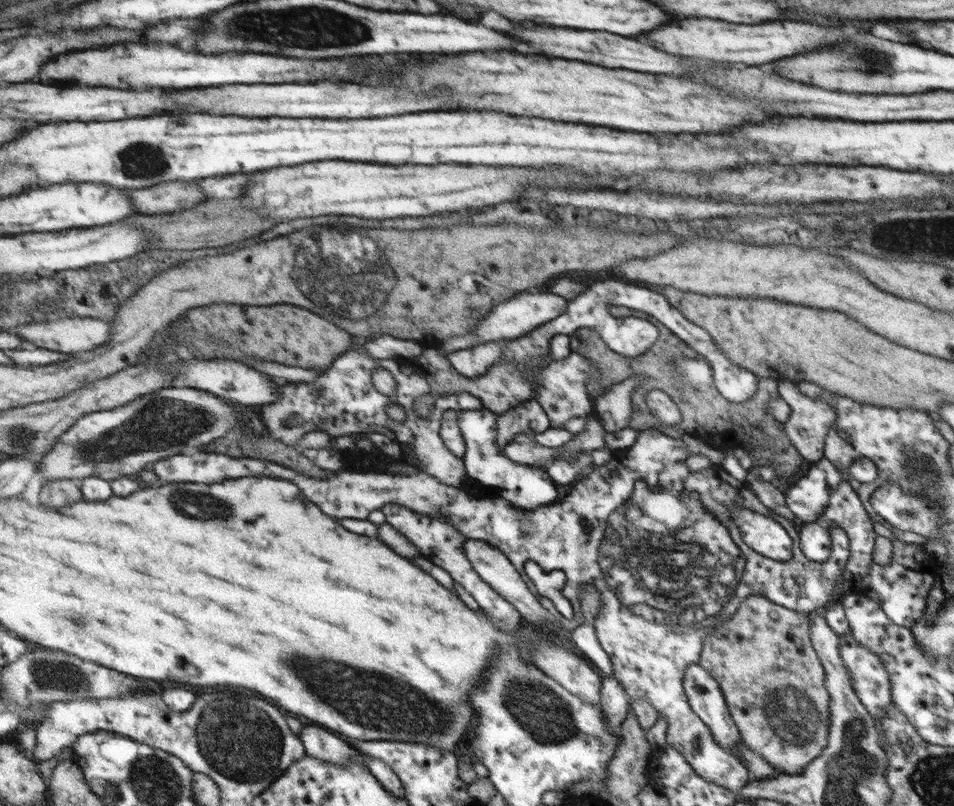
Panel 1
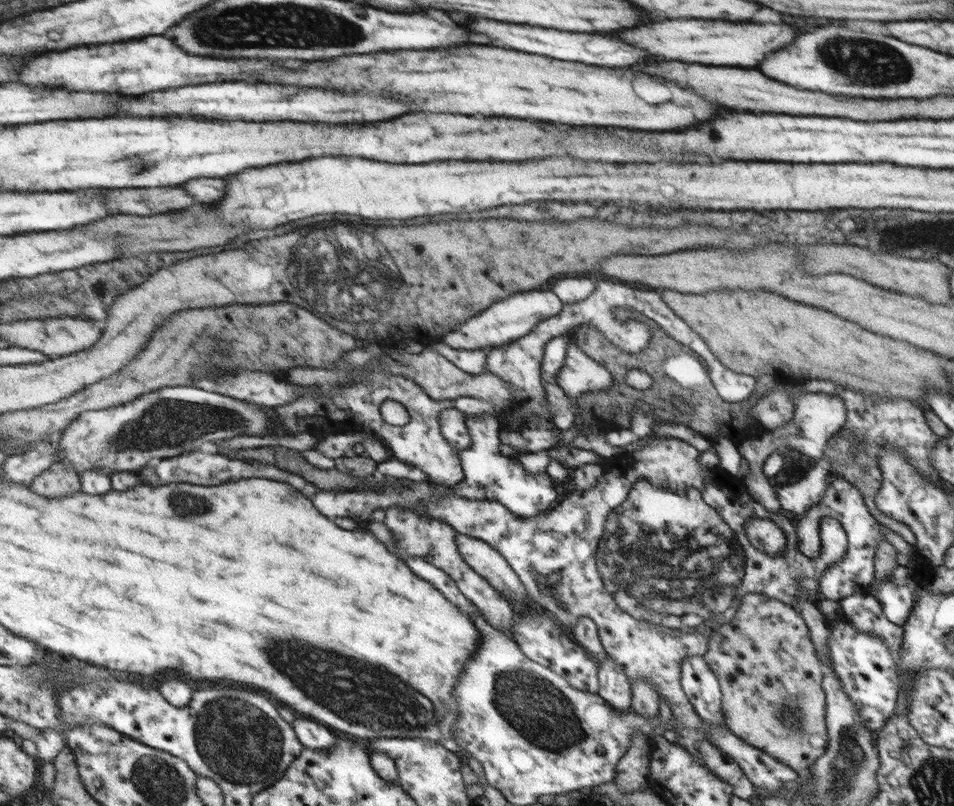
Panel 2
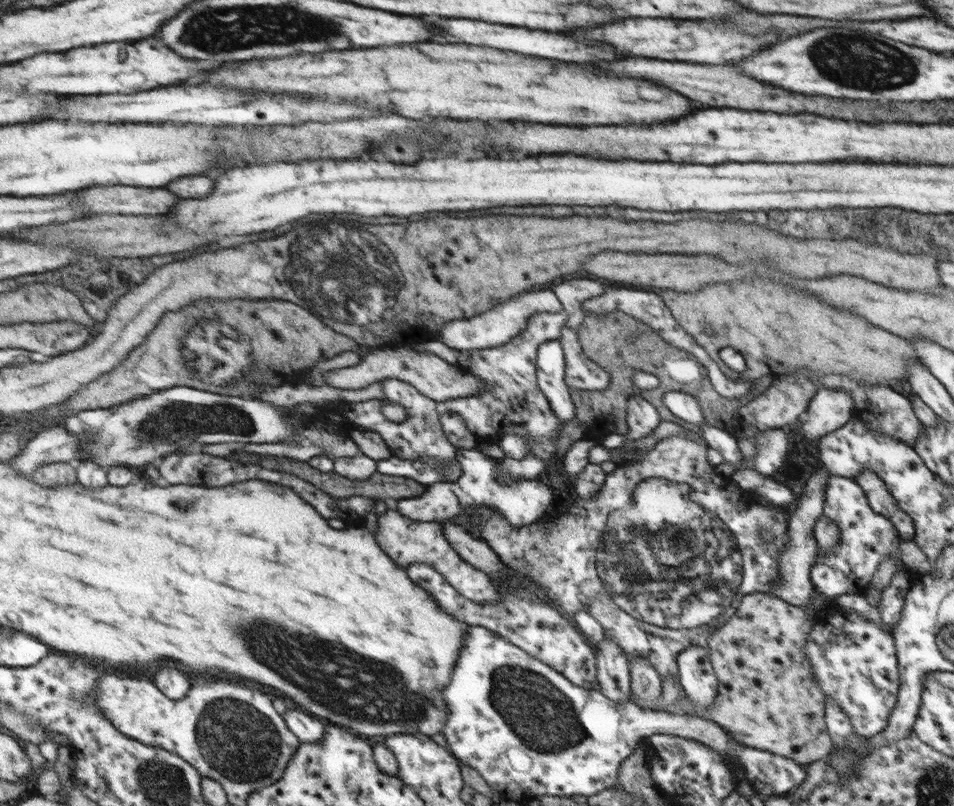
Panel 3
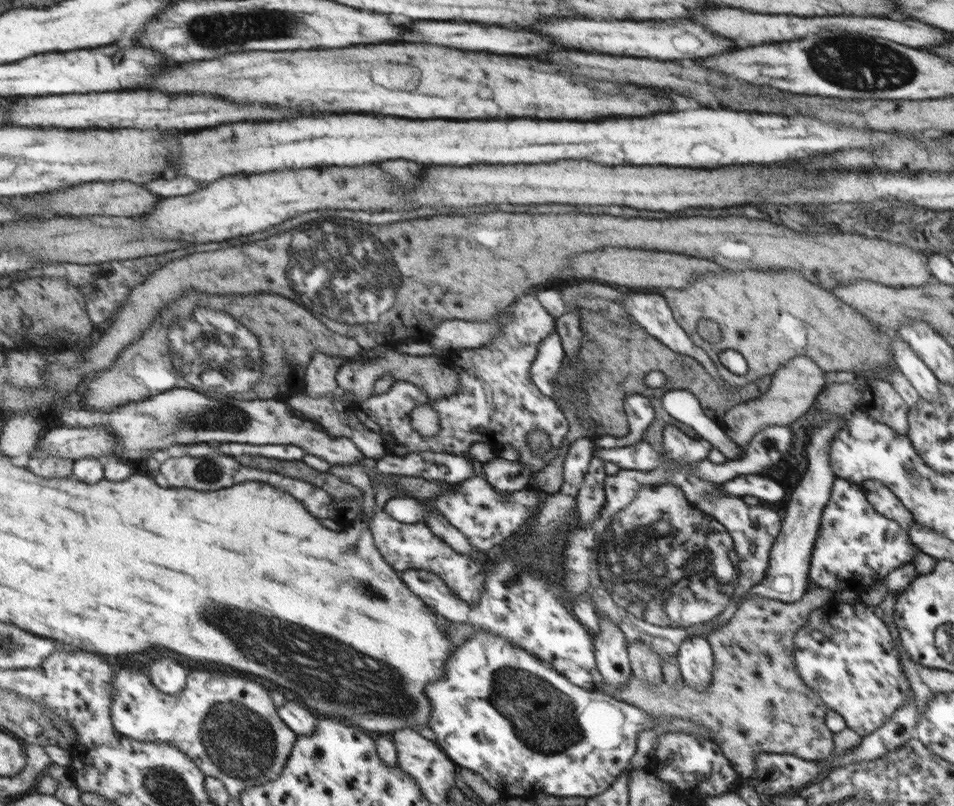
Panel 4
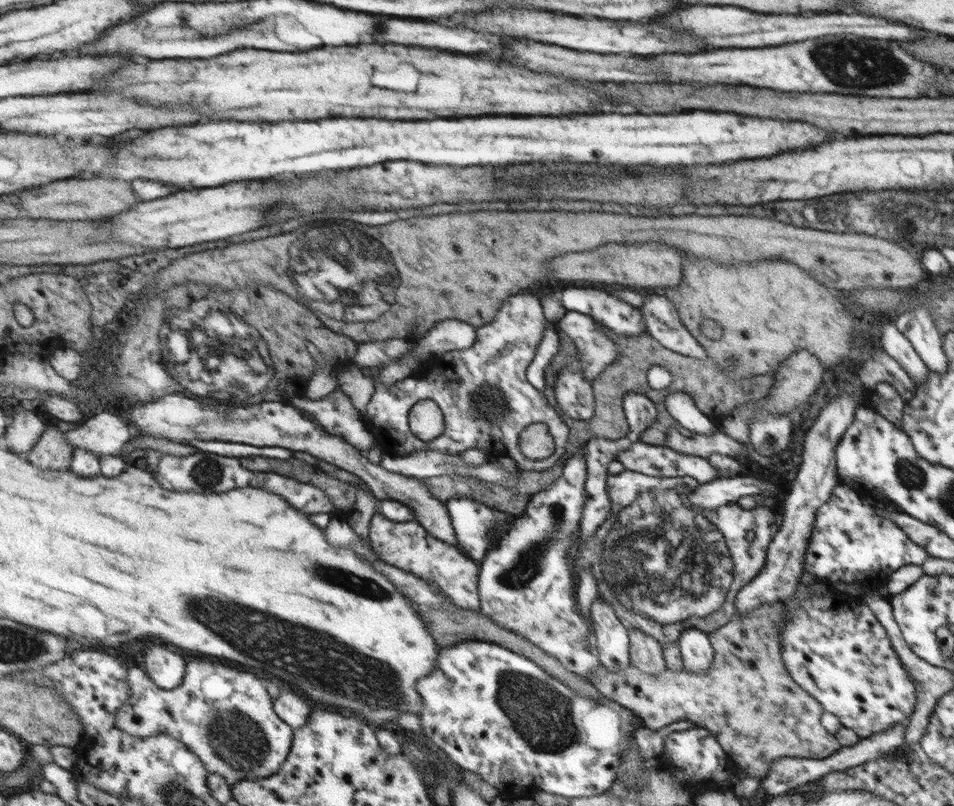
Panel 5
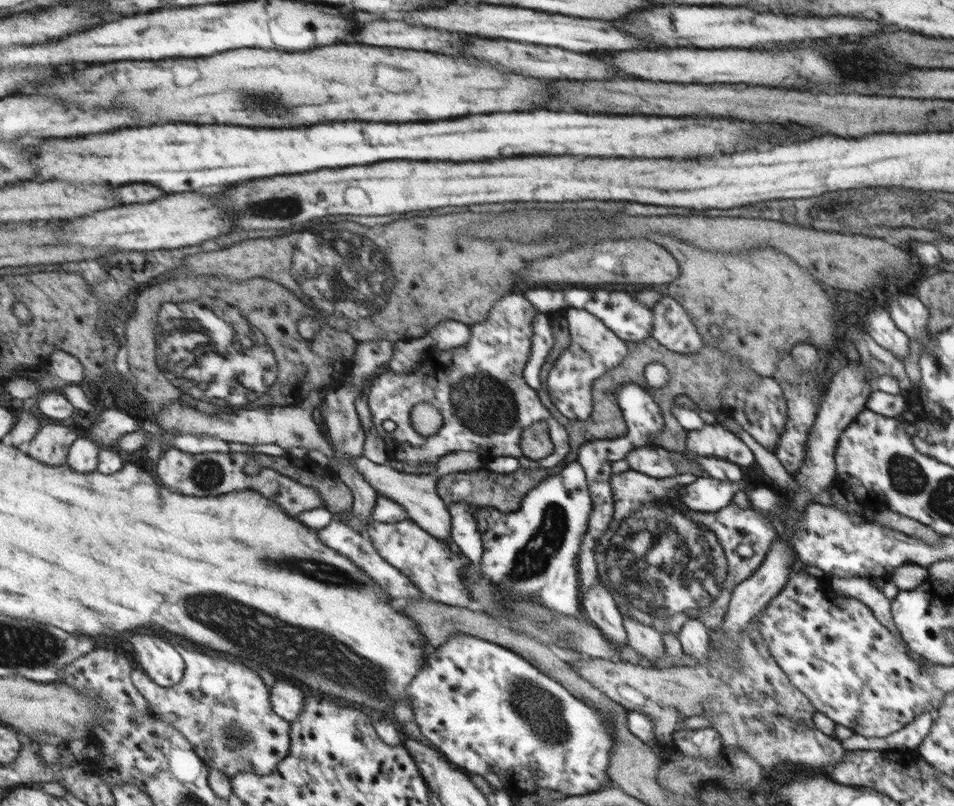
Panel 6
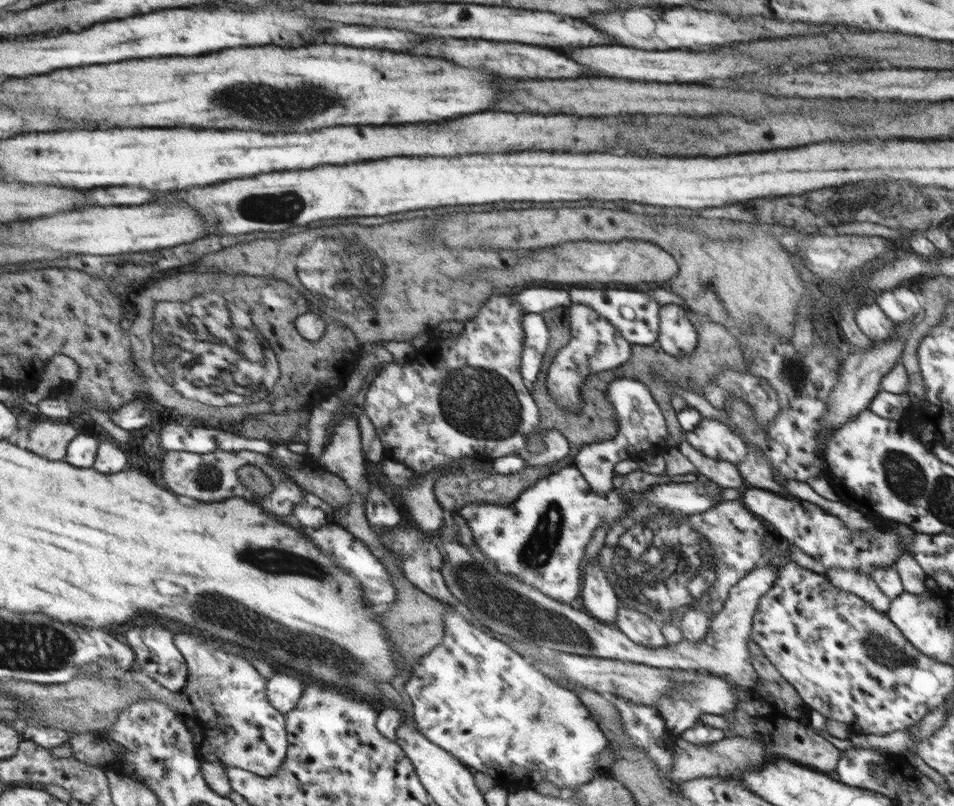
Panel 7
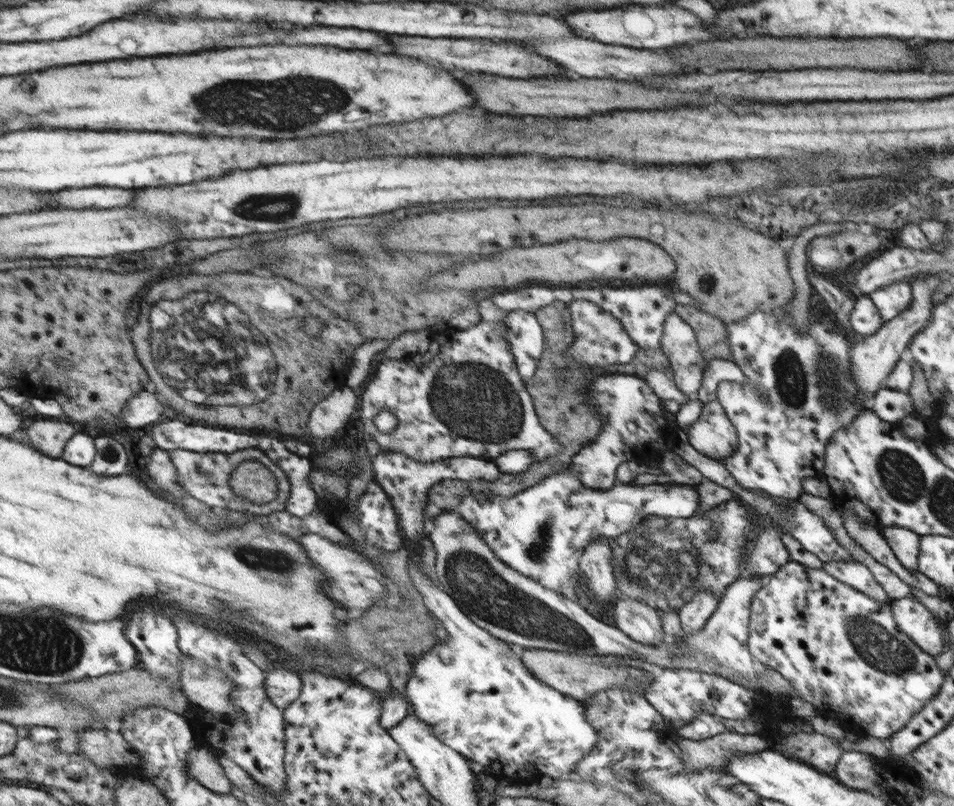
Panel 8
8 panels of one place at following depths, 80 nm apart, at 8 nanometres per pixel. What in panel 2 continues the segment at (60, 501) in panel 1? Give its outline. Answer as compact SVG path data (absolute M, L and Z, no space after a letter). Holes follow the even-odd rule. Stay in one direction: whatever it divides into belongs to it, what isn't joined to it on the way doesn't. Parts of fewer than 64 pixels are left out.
M53 465L33 480L32 488L47 498L63 498L82 490L80 478L74 468L58 468Z

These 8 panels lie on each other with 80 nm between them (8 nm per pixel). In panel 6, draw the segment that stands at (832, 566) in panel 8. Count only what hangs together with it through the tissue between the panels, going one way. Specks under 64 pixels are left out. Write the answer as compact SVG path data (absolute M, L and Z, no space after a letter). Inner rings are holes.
M830 575L829 579L832 591L862 601L863 604L867 605L867 608L873 610L874 616L889 628L894 636L900 636L894 621L891 620L890 599L881 594L881 591L873 585L872 580L859 576L835 578Z

